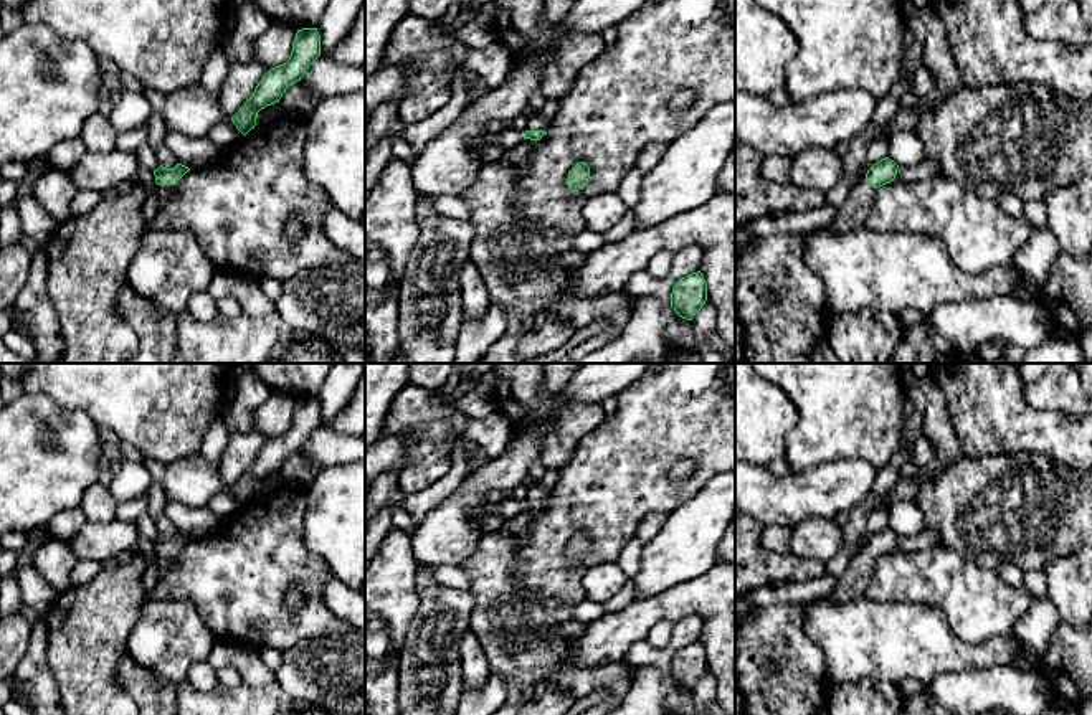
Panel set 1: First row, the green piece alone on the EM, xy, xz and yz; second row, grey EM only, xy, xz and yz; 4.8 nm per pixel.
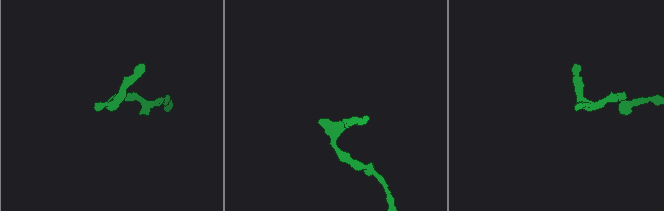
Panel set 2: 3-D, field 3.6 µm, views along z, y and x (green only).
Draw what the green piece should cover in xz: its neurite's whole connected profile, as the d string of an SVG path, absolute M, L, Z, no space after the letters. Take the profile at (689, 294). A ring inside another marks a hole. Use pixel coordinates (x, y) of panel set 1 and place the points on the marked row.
M700 271L676 282L671 292L671 307L679 317L692 320L707 301L707 282Z

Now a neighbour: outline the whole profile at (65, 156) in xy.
M71 139L58 144L48 155L51 168L58 168L61 172L71 170L81 157L88 152L88 147L83 140Z

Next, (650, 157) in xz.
M651 142L646 145L636 159L638 170L644 175L651 172L667 152L667 144Z

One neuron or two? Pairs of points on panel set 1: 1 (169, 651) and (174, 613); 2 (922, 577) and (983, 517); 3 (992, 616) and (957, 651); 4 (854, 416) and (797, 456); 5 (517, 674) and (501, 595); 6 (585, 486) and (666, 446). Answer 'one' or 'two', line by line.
1: one
2: two
3: two
4: one
5: one
6: one

